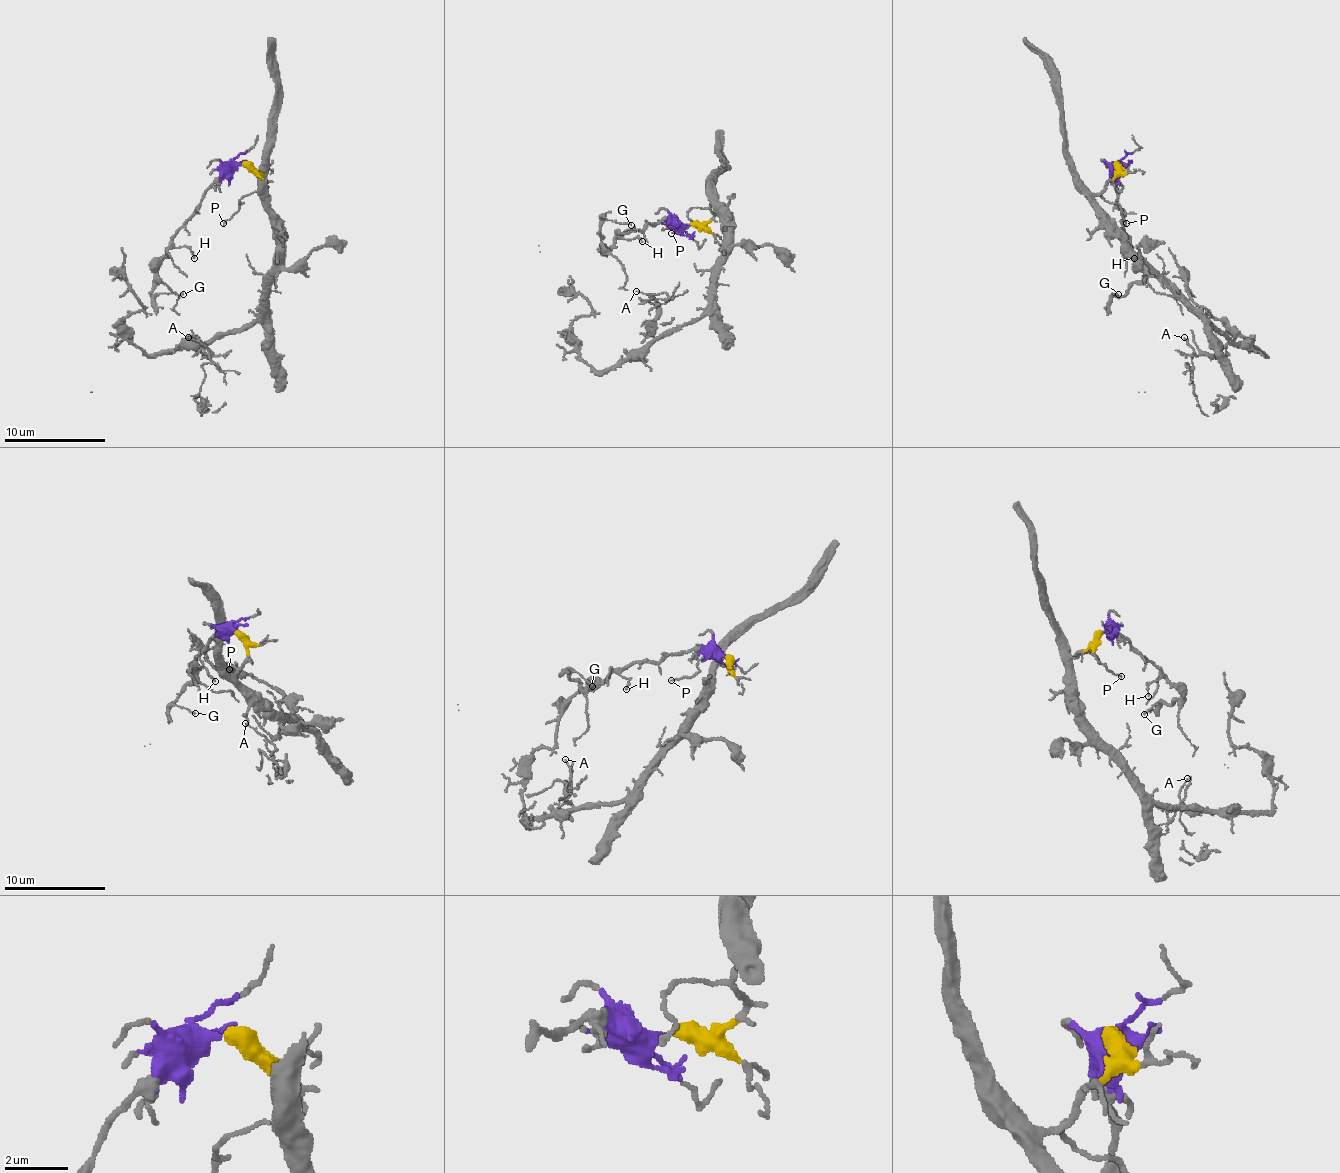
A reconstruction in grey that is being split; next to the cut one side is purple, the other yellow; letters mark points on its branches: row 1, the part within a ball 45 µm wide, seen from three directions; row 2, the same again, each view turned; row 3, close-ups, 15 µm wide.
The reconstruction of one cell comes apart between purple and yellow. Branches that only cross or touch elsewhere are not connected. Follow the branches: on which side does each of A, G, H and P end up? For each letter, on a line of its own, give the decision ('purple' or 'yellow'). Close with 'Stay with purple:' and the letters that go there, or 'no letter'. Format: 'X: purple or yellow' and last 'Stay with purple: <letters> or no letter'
A: yellow
G: purple
H: purple
P: yellow
Stay with purple: G, H

